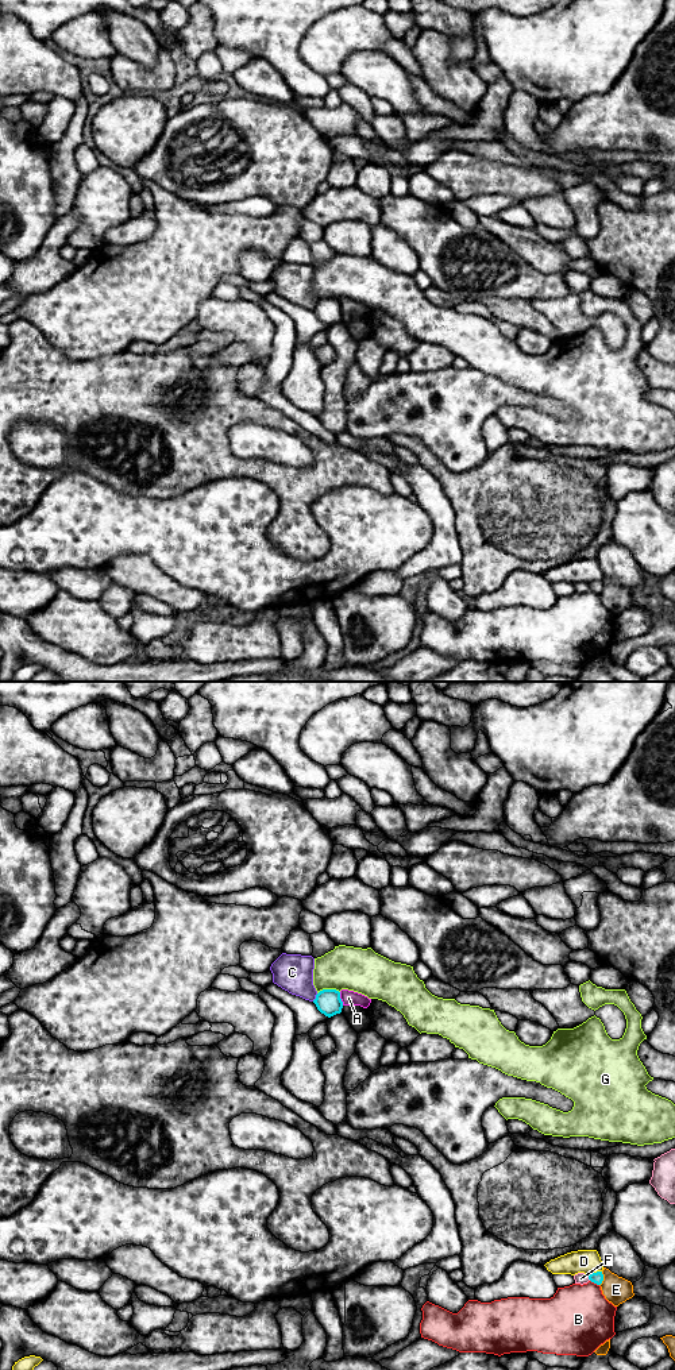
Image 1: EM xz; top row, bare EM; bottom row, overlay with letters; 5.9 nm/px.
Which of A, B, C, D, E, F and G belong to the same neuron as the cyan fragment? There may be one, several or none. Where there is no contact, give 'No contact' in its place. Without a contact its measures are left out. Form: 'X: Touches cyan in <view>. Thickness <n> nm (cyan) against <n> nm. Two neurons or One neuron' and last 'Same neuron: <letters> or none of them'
A: Touches cyan in xz. Thickness 150 nm (cyan) against 90 nm. Two neurons
B: Touches cyan in xz. Thickness 70 nm (cyan) against 400 nm. Two neurons
C: Touches cyan in xz. Thickness 150 nm (cyan) against 220 nm. Two neurons
D: Touches cyan in xz. Thickness 70 nm (cyan) against 140 nm. Two neurons
E: Touches cyan in xz. Thickness 70 nm (cyan) against 160 nm. Two neurons
F: Touches cyan in xz. Thickness 70 nm (cyan) against 70 nm. Two neurons
G: Touches cyan in xz. Thickness 150 nm (cyan) against 260 nm. Two neurons
Same neuron: none of them

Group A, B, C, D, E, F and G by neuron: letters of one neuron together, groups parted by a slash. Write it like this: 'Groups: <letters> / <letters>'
Groups: A / B / C / D / E / F / G

